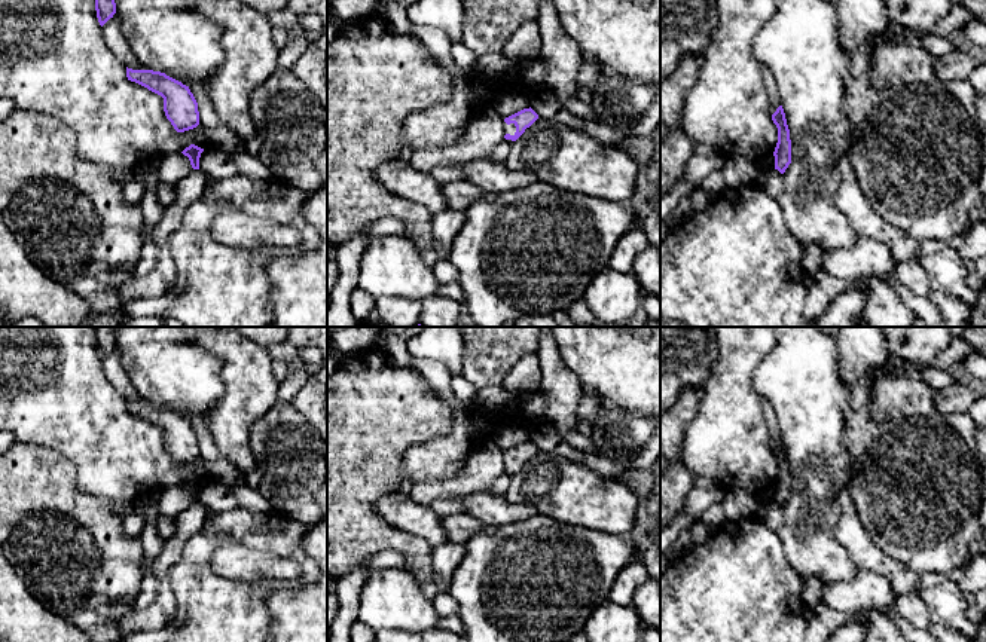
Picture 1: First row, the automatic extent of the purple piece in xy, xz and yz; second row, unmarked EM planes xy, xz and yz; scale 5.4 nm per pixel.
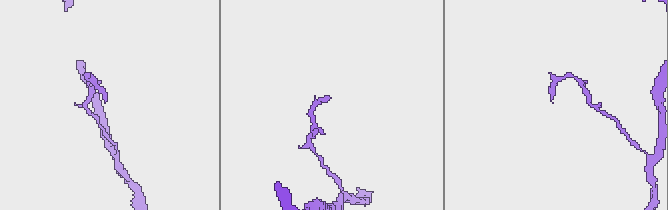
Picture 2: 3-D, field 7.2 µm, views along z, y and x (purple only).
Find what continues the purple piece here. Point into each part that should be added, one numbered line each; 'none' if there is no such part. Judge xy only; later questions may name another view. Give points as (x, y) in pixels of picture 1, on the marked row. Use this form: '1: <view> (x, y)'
none

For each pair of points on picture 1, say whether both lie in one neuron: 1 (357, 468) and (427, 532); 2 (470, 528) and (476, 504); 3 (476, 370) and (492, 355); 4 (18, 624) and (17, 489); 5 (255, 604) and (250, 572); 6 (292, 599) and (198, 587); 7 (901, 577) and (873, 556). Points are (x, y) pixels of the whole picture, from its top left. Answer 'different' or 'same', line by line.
1: different
2: different
3: same
4: different
5: different
6: different
7: same

